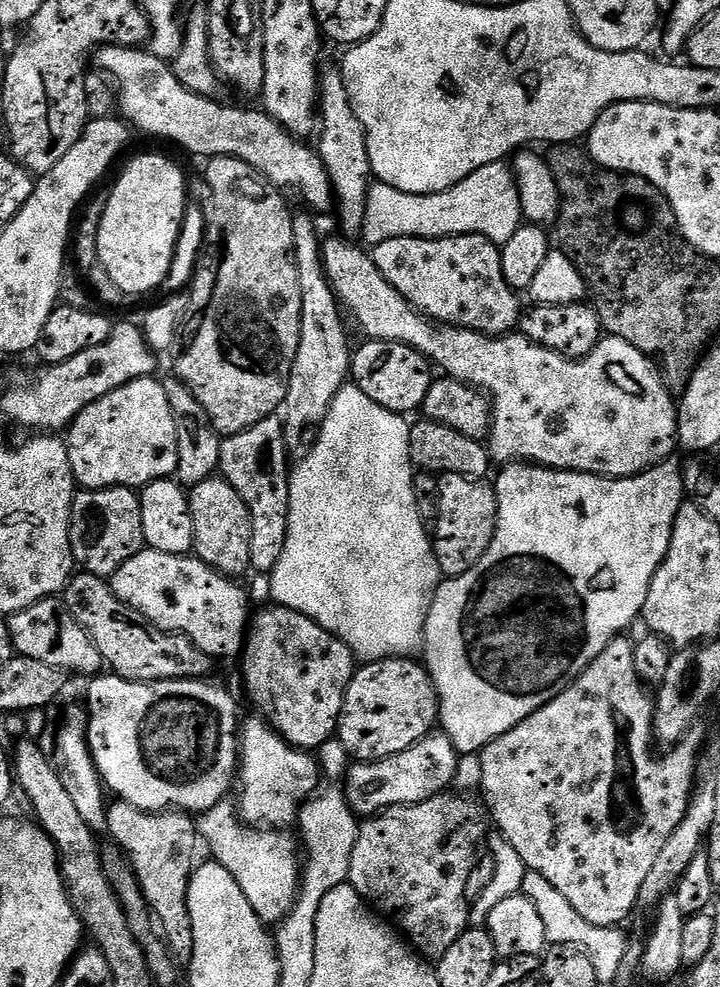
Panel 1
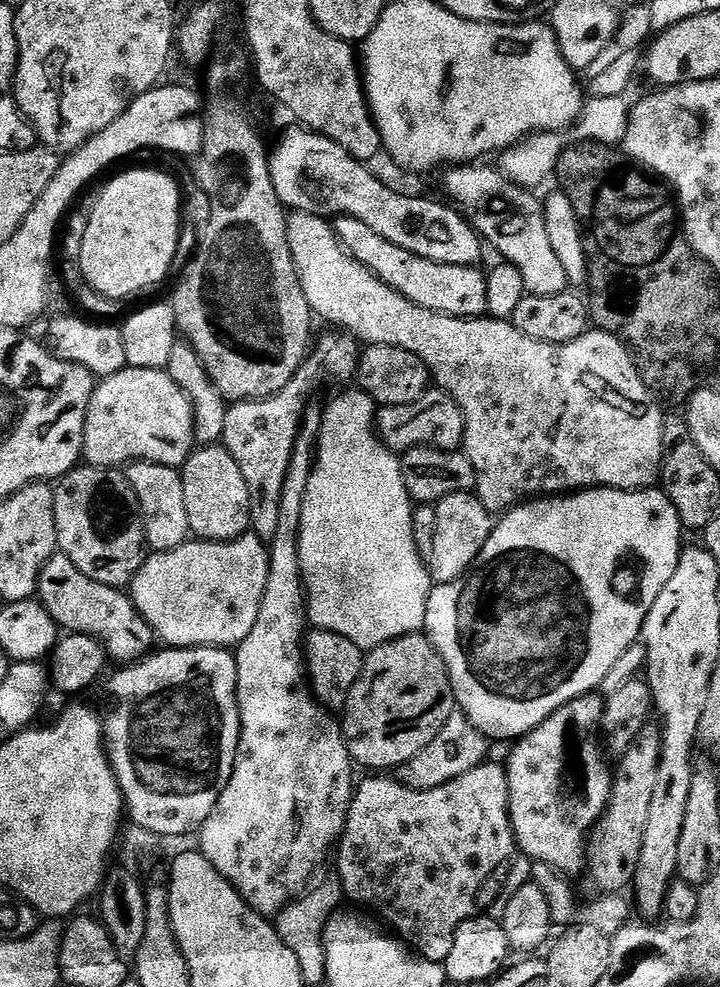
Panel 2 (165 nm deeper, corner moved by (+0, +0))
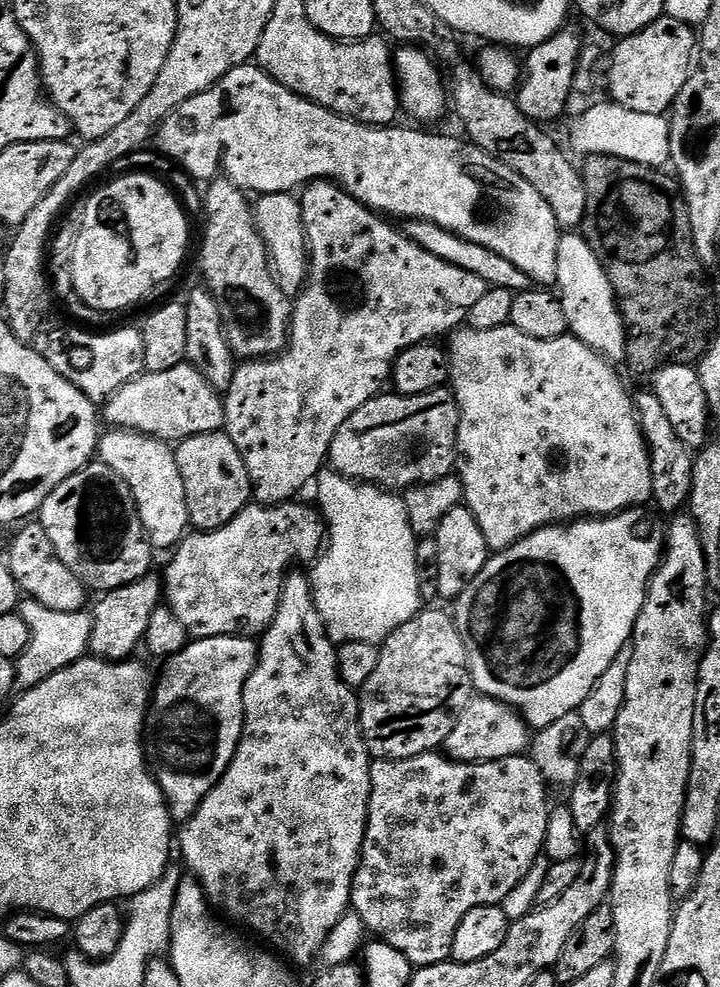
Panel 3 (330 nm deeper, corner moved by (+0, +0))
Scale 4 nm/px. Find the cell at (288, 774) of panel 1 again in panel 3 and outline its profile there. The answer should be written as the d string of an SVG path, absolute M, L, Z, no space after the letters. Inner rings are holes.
M292 570L289 571L288 575L284 577L284 585L282 586L282 594L280 595L280 601L278 602L278 610L274 614L272 619L272 624L269 628L262 633L258 640L258 655L256 657L256 665L254 670L250 674L250 678L246 682L244 687L244 733L240 739L240 745L238 750L234 754L234 758L230 762L230 766L226 770L226 774L222 774L222 778L214 786L214 790L210 790L210 794L206 794L204 801L198 806L198 810L195 814L188 820L183 821L181 830L178 832L178 852L184 855L183 867L189 868L191 875L200 884L200 889L204 891L205 896L208 897L208 903L213 909L219 910L219 908L225 908L234 919L240 924L245 924L252 932L257 932L262 939L265 940L263 943L265 945L271 946L289 965L295 966L297 969L308 968L313 963L317 963L322 946L326 942L326 938L330 934L330 930L334 928L343 918L344 915L350 911L350 905L352 903L352 883L356 877L356 871L360 865L360 855L362 854L362 846L364 845L364 835L366 834L366 826L368 825L368 807L370 806L370 770L372 769L372 760L368 754L368 748L364 744L364 735L360 729L360 697L357 693L350 687L346 686L346 682L342 682L340 677L340 671L338 670L338 662L336 661L336 654L338 648L334 643L331 636L328 634L328 627L324 624L324 620L320 617L320 611L316 605L316 597L312 594L312 582L309 573L304 570Z

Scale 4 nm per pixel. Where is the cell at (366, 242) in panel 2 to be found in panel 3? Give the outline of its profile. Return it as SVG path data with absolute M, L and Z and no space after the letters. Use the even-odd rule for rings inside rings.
M323 178L312 181L299 193L298 199L300 210L304 214L304 232L308 235L310 245L310 276L313 281L315 279L320 281L317 284L309 283L295 297L288 347L271 358L241 363L234 374L234 382L230 382L227 393L223 397L223 431L228 433L230 442L234 442L234 446L238 446L238 454L242 454L242 462L246 462L246 470L250 474L250 482L252 483L252 500L265 506L295 501L299 497L296 495L308 483L309 487L325 467L328 451L334 442L334 434L338 434L342 422L346 422L346 418L350 418L350 414L354 414L354 410L366 406L366 402L370 402L375 396L379 396L385 391L392 375L392 363L398 358L398 354L402 354L402 350L415 344L432 342L440 338L436 336L445 335L444 337L447 337L455 332L467 321L470 310L479 302L482 294L486 294L488 289L488 284L482 282L482 278L478 278L478 274L470 274L470 270L458 270L458 266L450 266L450 262L446 262L442 258L434 258L434 254L422 250L422 246L418 246L410 237L404 235L399 227L391 228L387 224L389 221L383 215L367 208L361 200L353 198L351 194L333 181Z

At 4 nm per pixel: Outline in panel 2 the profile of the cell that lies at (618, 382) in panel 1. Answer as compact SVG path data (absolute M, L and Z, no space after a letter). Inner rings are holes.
M292 212L288 217L288 241L290 254L294 258L294 266L298 278L302 282L302 294L306 294L306 302L310 306L313 317L325 320L332 324L333 329L343 330L347 335L363 342L365 345L385 344L398 346L402 350L410 350L410 354L418 354L422 362L426 362L428 373L432 375L437 389L449 392L458 402L464 415L464 443L462 451L474 466L476 486L474 494L486 506L486 510L493 514L503 514L510 508L516 507L521 502L533 498L547 498L557 494L571 494L577 490L590 488L621 488L624 492L638 492L641 488L651 488L659 481L660 463L664 460L664 418L665 409L659 400L652 395L651 390L644 384L644 377L640 375L639 368L631 352L624 347L617 336L609 332L589 330L579 336L574 342L565 344L547 344L534 338L526 338L522 330L518 330L508 320L493 320L491 318L469 318L466 316L449 316L446 312L426 310L410 298L398 294L386 282L382 282L371 272L366 265L358 262L351 256L344 244L336 237L336 229L325 217L306 214L305 212Z

